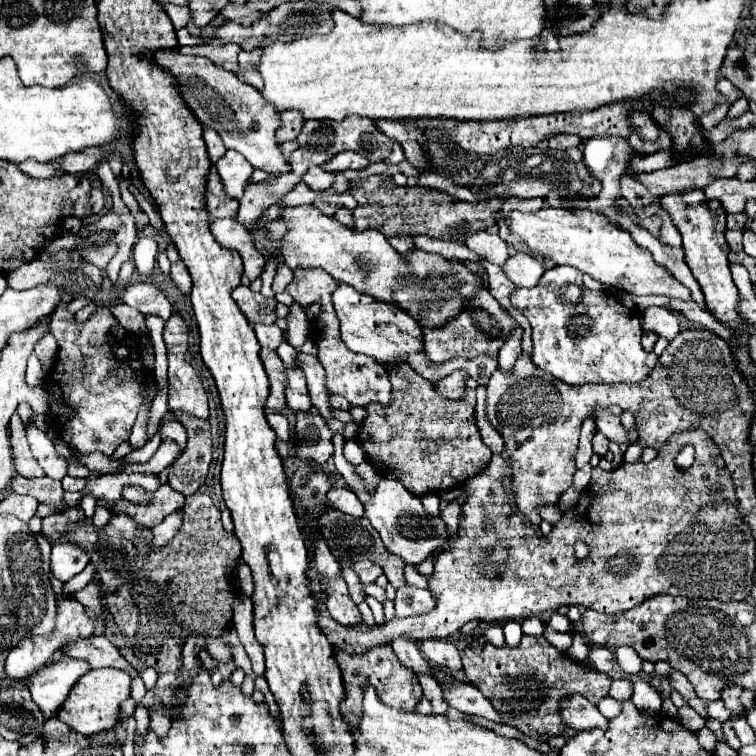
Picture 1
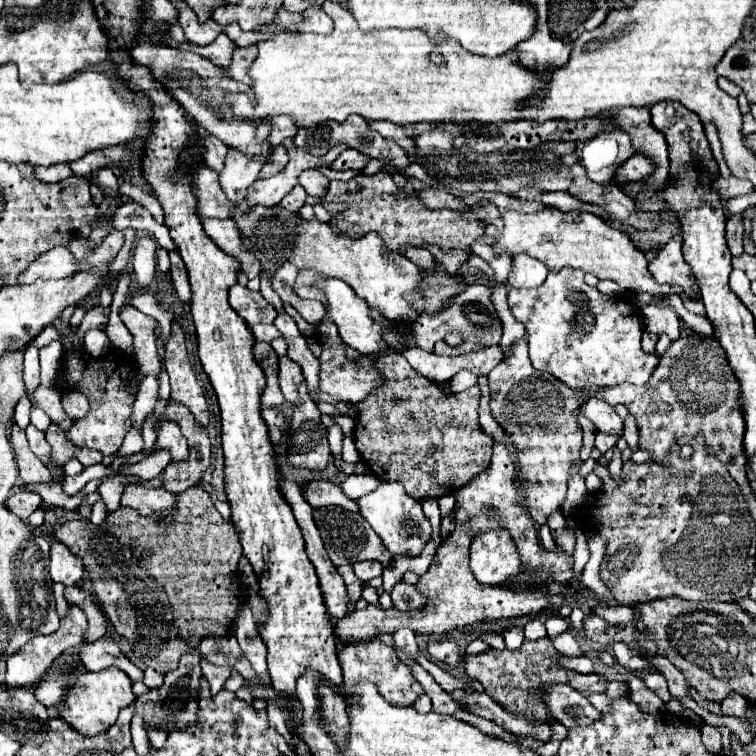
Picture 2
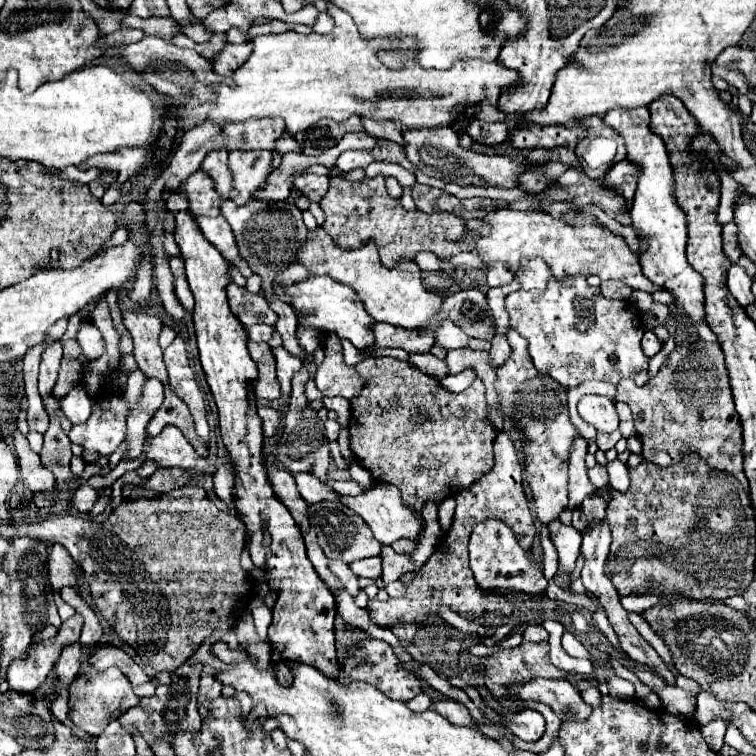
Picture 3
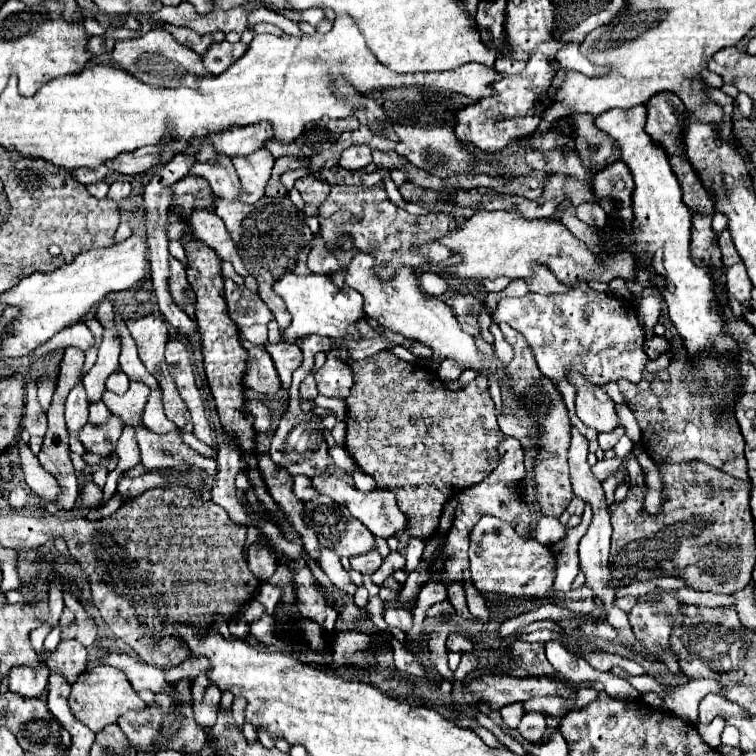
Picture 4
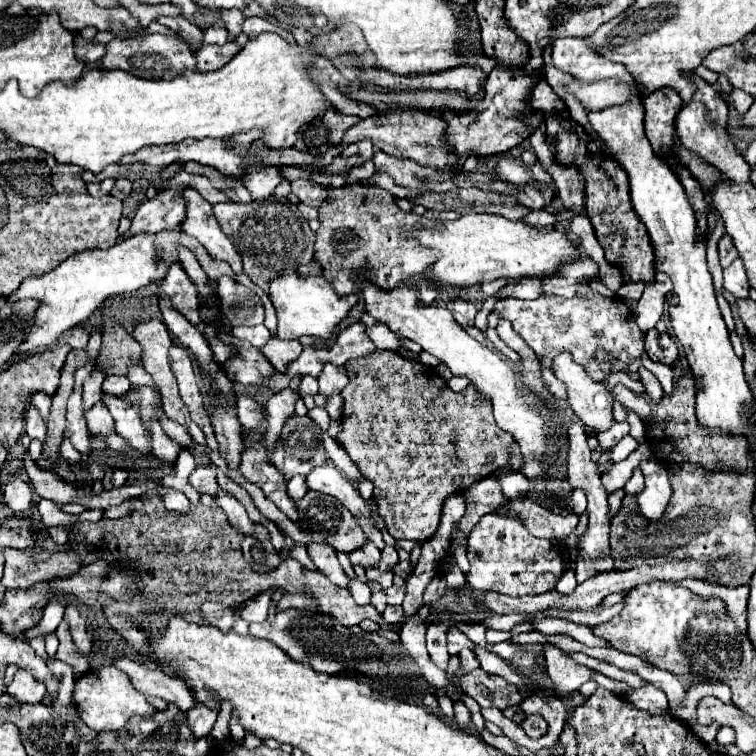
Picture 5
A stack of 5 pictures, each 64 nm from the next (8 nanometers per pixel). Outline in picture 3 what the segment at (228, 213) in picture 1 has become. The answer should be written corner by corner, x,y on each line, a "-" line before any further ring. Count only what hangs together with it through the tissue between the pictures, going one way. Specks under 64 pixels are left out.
198,170
194,172
182,186
180,190
182,194
188,196
190,202
190,214
192,216
218,216
220,208
218,208
218,192
214,188
212,178

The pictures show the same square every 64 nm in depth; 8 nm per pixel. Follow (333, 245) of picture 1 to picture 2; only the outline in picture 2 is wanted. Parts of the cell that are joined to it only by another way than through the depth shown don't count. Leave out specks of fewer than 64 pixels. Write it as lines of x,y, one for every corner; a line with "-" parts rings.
298,214
298,218
300,222
296,228
296,242
292,244
290,256
290,262
296,268
312,268
322,276
332,276
346,282
372,308
388,316
388,320
400,320
402,316
410,316
414,320
420,316
420,312
402,298
404,292
418,290
420,270
414,262
398,252
388,252
384,240
376,232
368,232
354,240
344,232
336,232
336,228
332,228
328,222
320,222
316,216
312,220
304,220

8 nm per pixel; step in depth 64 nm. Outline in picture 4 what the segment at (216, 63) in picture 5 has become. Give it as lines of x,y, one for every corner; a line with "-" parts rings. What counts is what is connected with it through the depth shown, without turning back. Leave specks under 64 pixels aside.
224,40
224,42
212,44
210,50
202,56
202,62
204,62
206,70
210,70
214,76
218,76
218,74
226,72
228,66
234,64
234,60
244,56
244,50
248,50
248,46
244,42
230,44

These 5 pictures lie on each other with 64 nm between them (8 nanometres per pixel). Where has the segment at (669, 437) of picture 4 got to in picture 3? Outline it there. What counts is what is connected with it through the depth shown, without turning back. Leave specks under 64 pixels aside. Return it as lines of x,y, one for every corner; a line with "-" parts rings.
686,338
672,350
660,372
648,384
636,386
632,380
622,380
616,390
616,400
622,398
632,410
646,460
664,468
680,460
686,454
684,450
696,448
710,466
732,474
748,490
748,480
742,470
740,418
736,416
730,378
718,342

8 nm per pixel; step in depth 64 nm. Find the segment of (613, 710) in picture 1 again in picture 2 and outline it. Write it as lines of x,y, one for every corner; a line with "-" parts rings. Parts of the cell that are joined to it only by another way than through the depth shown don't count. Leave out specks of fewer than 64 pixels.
596,694
596,696
590,696
588,700
590,700
590,702
592,702
592,706
594,706
596,710
600,710
602,714
604,714
604,712
606,712
606,714
610,714
610,712
612,712
612,706
610,706
610,704
612,704
612,700
610,700
606,694

